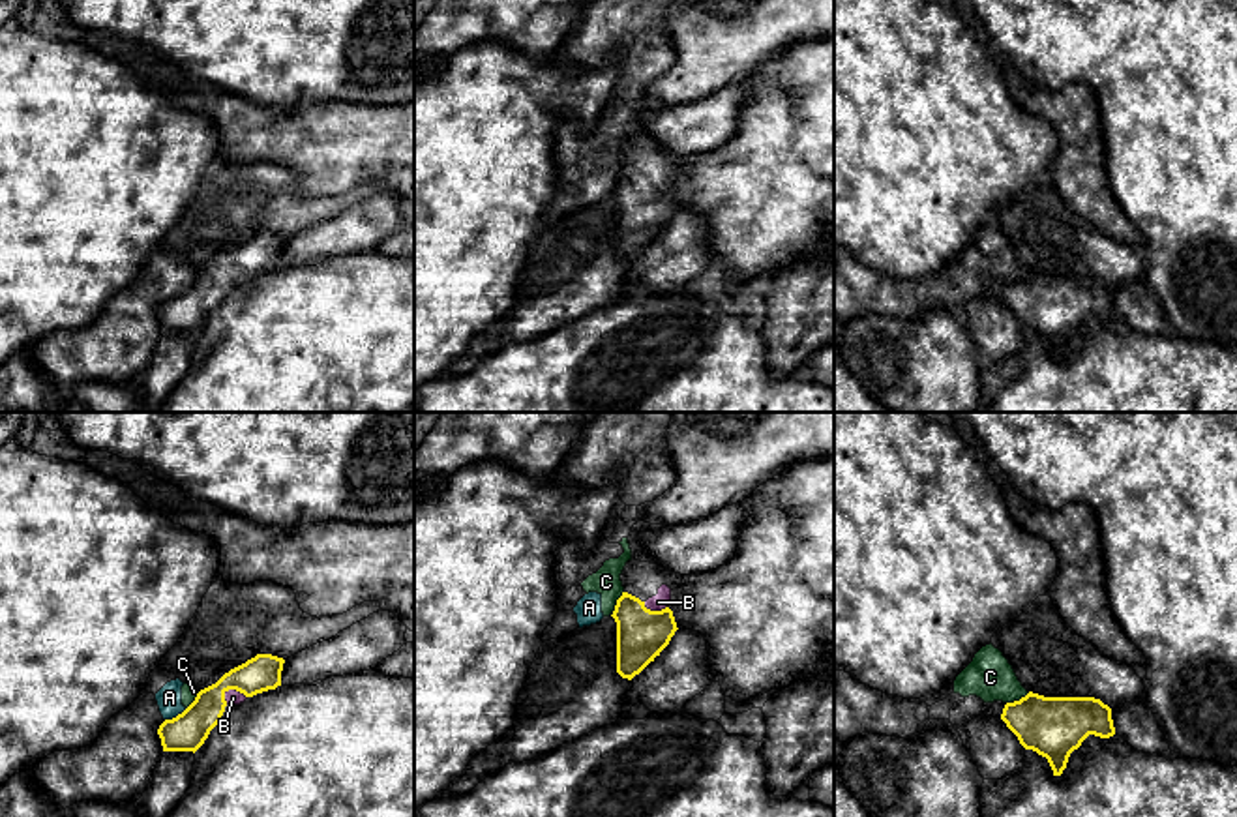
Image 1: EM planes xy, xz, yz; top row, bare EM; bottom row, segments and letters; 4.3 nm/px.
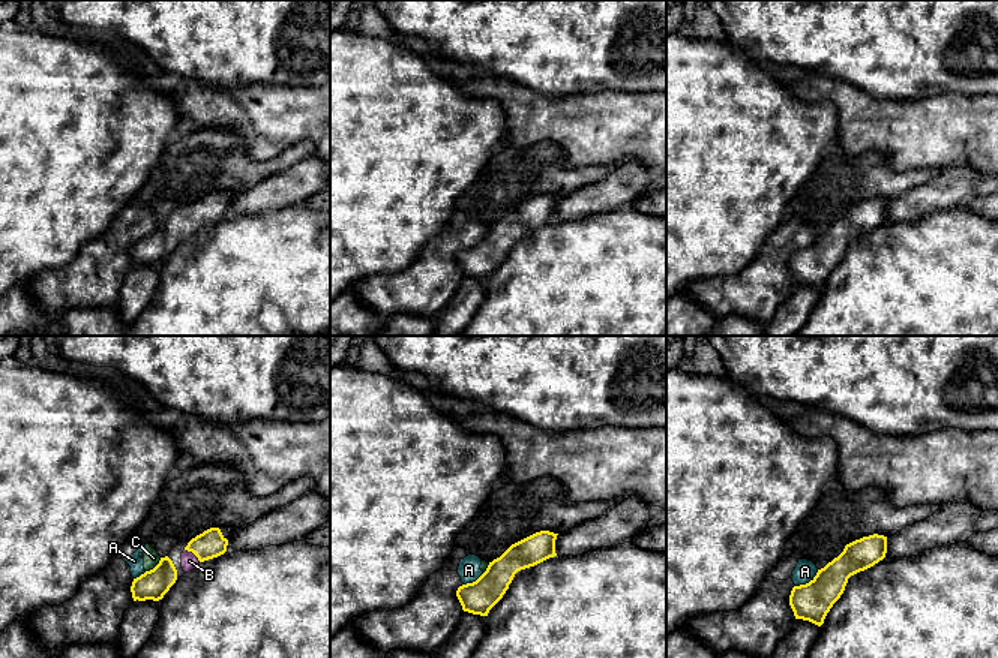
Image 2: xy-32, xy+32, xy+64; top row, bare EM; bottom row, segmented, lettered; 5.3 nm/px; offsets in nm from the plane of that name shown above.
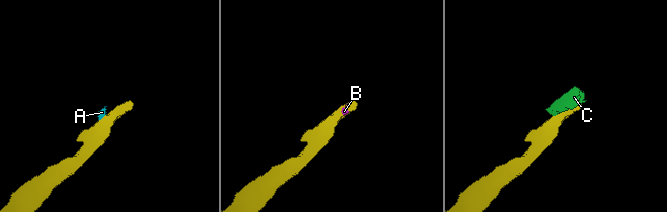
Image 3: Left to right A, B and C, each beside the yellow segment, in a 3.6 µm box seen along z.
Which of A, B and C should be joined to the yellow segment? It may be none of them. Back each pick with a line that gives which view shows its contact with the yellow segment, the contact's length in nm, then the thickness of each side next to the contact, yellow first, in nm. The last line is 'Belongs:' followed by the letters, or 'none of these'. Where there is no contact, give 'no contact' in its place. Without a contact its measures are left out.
B: contact in xy; length 110 nm; calibres 160 and 60 nm
Belongs: B

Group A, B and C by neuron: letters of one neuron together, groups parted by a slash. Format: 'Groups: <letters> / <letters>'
Groups: A C / B

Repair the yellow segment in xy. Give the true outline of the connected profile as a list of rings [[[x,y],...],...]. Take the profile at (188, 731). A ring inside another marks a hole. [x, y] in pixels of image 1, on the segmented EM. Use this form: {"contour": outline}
{"contour": [[[257,654],[201,690],[182,714],[159,725],[163,751],[195,753],[221,721],[227,705],[240,705],[247,697],[281,686],[283,663],[283,658]]]}

